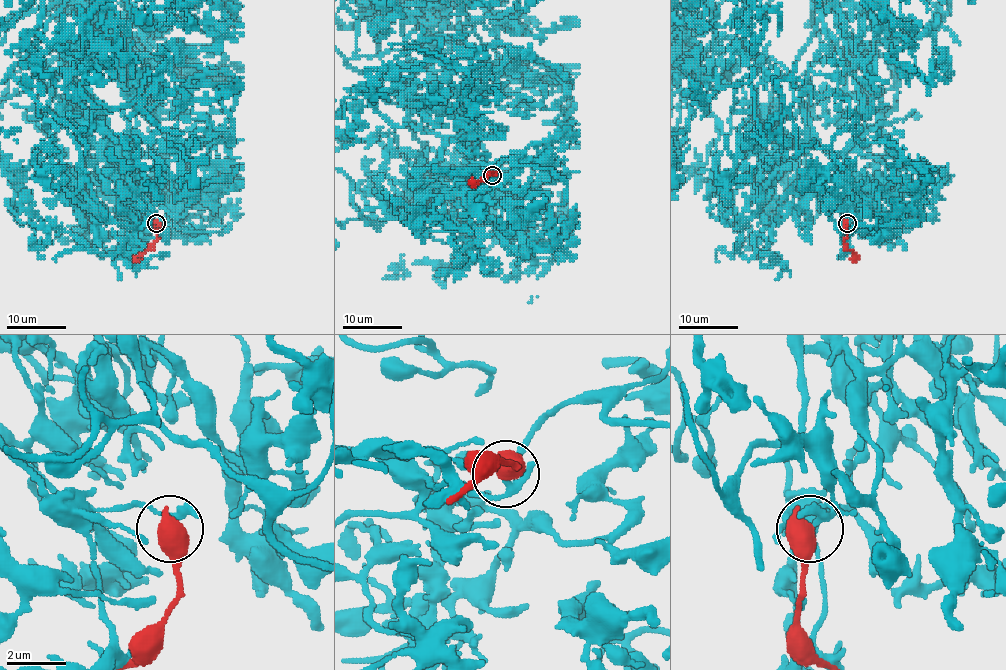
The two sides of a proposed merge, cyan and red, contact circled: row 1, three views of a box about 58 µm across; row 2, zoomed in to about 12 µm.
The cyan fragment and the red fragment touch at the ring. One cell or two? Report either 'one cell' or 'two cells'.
two cells

